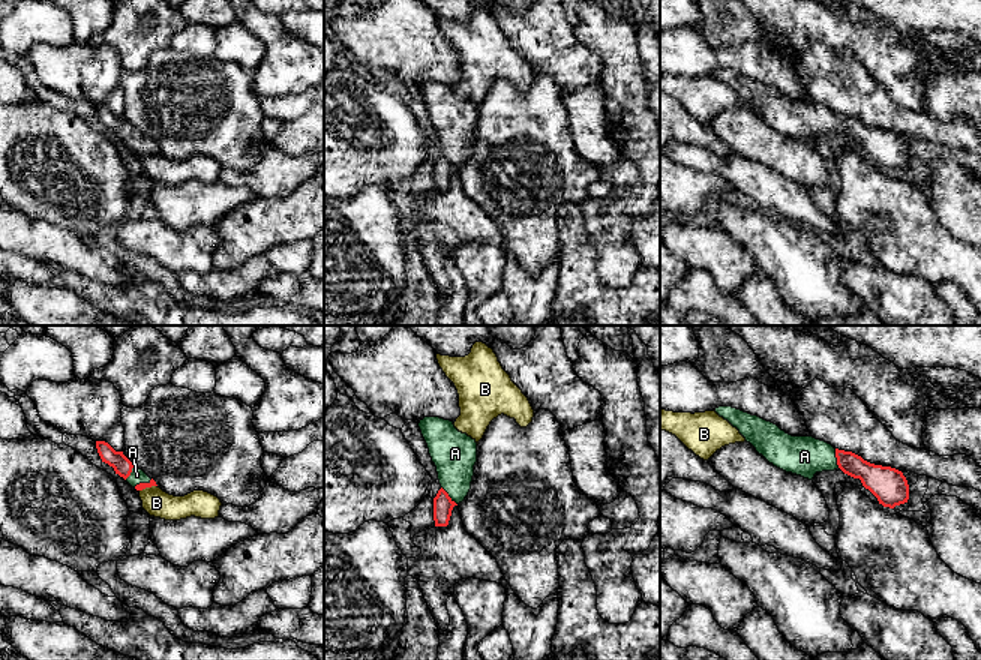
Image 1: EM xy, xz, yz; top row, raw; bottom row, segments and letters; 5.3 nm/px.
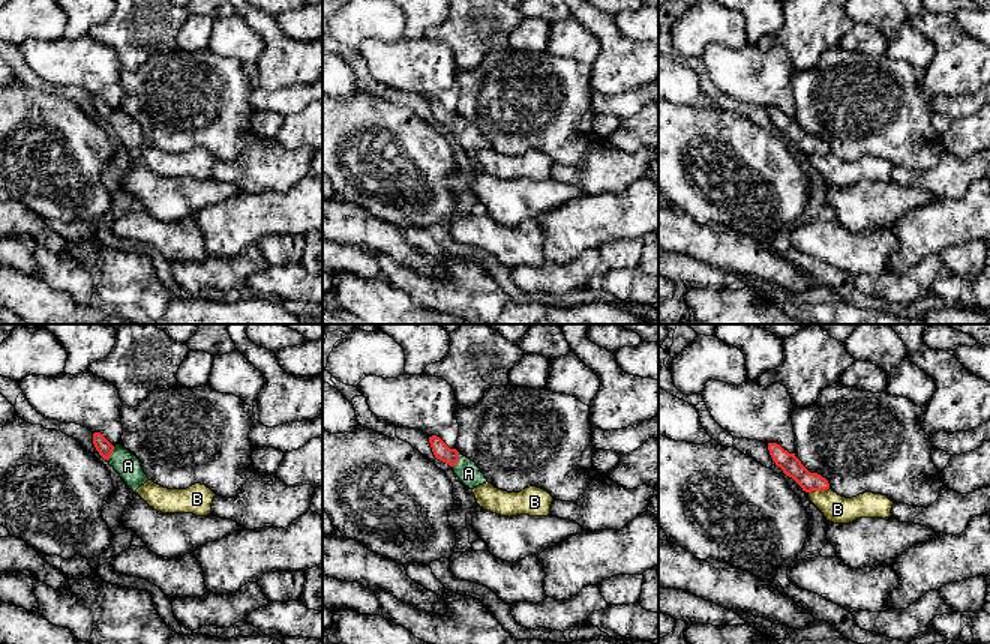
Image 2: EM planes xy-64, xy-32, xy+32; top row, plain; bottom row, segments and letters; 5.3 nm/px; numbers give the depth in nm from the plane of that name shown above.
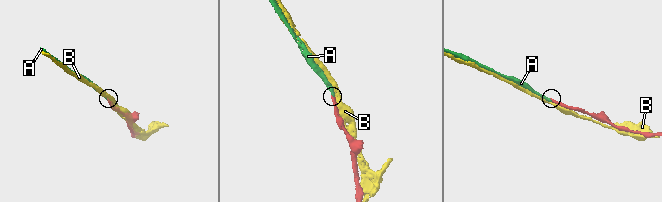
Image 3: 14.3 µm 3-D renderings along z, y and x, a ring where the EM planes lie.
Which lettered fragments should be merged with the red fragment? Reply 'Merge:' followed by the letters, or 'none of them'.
Merge: A

